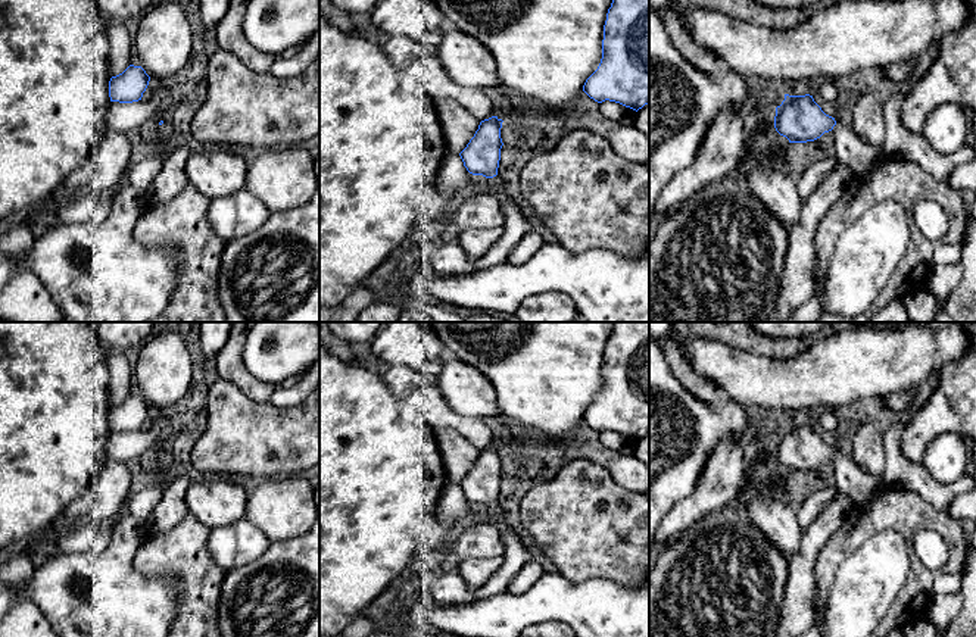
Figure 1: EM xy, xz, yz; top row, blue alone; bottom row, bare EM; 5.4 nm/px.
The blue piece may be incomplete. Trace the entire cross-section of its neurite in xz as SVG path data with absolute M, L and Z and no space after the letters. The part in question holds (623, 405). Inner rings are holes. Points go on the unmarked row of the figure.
M614 322L602 388L583 421L598 433L609 430L636 441L649 433L649 322Z

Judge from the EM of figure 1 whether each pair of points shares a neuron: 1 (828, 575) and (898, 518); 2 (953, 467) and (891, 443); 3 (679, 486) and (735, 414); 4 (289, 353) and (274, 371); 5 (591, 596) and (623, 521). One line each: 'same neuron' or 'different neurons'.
1: same neuron
2: different neurons
3: same neuron
4: same neuron
5: different neurons

